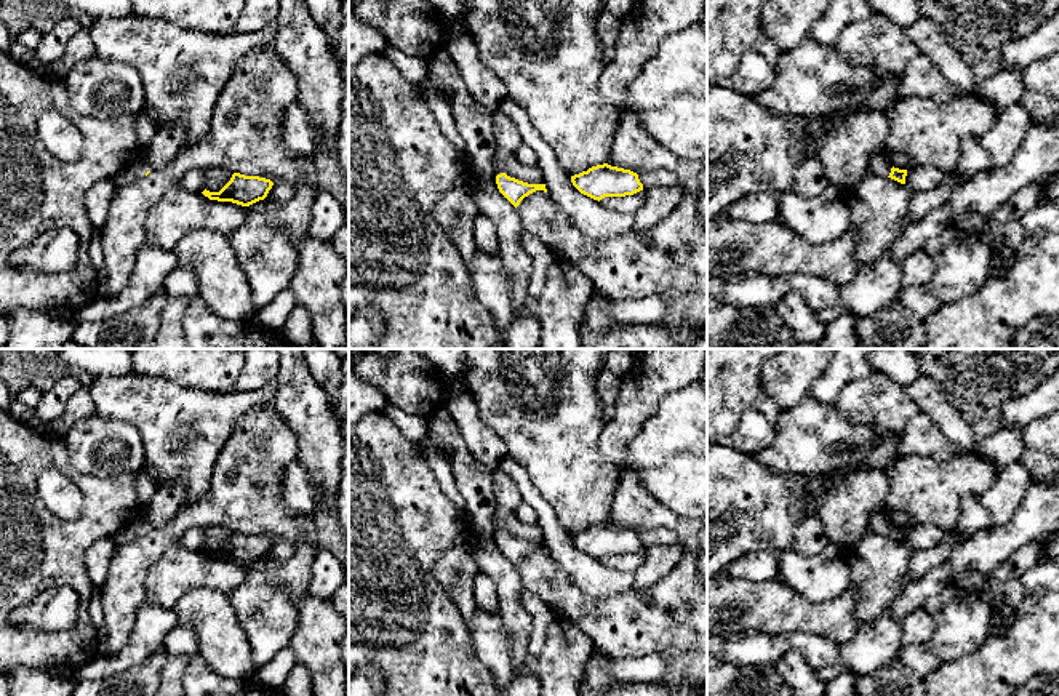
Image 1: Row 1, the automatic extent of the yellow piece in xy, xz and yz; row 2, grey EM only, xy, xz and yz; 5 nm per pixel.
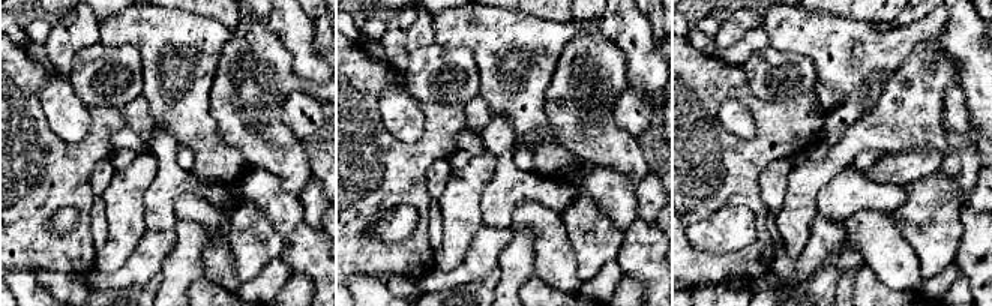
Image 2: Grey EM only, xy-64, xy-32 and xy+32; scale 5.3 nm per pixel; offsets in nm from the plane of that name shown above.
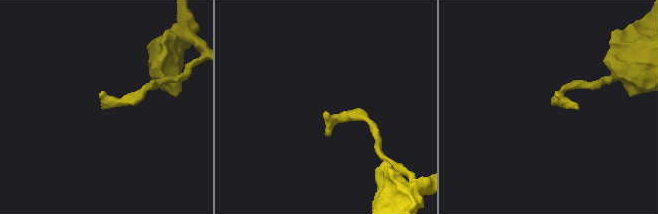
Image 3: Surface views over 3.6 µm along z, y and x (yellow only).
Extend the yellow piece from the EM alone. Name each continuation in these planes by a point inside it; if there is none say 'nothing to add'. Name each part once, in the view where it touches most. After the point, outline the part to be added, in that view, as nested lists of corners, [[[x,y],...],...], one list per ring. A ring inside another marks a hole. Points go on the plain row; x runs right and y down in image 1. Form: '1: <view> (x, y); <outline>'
1: yz (879, 522); [[[885,510],[875,512],[870,517],[870,520],[869,520],[870,531],[878,533],[878,534],[883,534],[883,536],[888,536],[889,534],[891,526],[893,525],[891,525],[891,522],[889,522],[889,518],[888,518],[888,515],[886,515]]]

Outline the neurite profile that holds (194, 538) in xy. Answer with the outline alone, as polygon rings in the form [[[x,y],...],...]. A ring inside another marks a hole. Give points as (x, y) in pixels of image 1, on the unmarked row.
[[[189,528],[179,542],[192,552],[202,552],[205,549],[205,530]]]

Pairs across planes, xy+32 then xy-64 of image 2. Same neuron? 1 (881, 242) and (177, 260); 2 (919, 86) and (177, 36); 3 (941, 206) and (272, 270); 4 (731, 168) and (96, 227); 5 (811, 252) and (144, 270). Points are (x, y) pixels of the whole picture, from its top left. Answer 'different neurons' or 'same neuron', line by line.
1: different neurons
2: different neurons
3: different neurons
4: different neurons
5: same neuron

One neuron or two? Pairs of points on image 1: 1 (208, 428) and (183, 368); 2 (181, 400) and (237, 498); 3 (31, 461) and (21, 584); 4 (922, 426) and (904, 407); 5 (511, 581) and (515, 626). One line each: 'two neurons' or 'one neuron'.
1: two neurons
2: two neurons
3: one neuron
4: two neurons
5: one neuron

